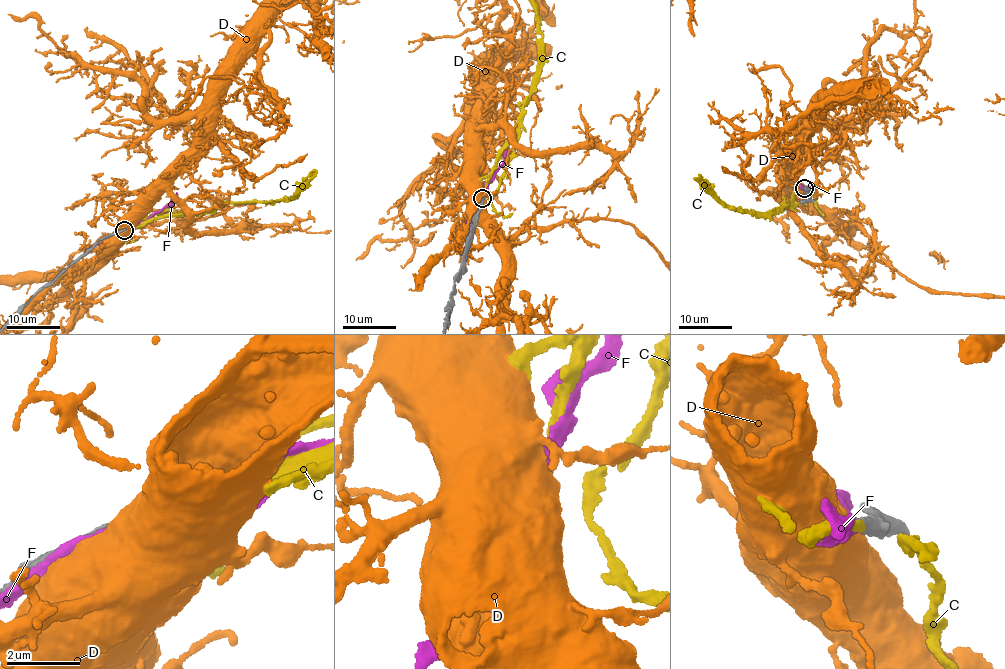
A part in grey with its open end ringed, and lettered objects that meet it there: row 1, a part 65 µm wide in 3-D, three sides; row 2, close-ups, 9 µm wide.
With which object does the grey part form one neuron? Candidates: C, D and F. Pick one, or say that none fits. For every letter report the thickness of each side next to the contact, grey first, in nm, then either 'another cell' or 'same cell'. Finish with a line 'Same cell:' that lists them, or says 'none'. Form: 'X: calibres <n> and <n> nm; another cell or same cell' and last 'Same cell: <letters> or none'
C: calibres 440 and 300 nm; same cell
D: calibres 440 and 750 nm; another cell
F: calibres 550 and 200 nm; another cell
Same cell: C

